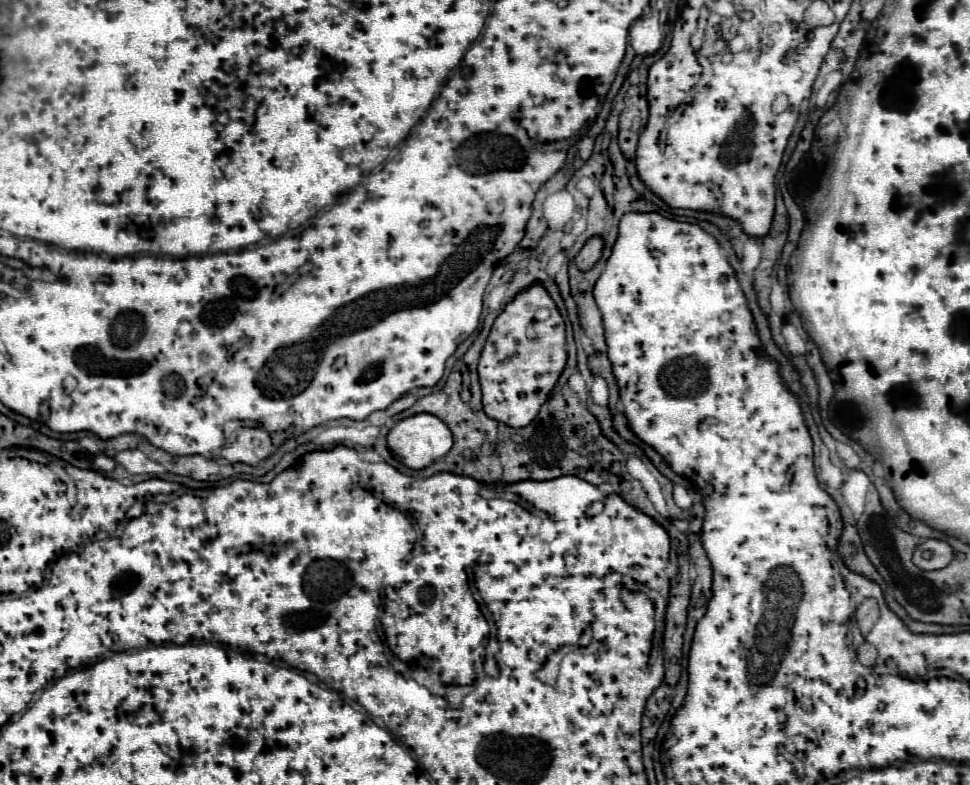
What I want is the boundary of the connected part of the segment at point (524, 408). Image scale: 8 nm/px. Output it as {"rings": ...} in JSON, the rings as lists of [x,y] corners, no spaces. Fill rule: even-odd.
{"rings":[[[541,282],[521,290],[495,318],[493,328],[479,360],[479,382],[483,390],[483,410],[489,418],[511,428],[529,426],[539,408],[549,398],[567,364],[565,322],[553,298]],[[543,312],[543,316],[541,316]],[[533,326],[537,340],[527,338],[527,328]]]}

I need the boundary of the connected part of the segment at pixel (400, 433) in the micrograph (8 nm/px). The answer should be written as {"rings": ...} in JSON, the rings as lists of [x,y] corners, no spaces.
{"rings":[[[415,414],[415,416],[399,420],[391,428],[391,432],[387,436],[387,446],[397,456],[403,458],[405,466],[409,466],[413,470],[421,470],[421,468],[429,466],[431,462],[439,460],[441,456],[445,456],[451,450],[451,446],[453,446],[453,434],[451,434],[449,426],[443,420],[439,420],[437,416],[433,416],[433,414]]]}

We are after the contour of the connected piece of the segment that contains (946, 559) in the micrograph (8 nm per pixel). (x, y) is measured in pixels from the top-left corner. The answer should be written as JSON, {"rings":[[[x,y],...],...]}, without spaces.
{"rings":[[[925,540],[915,548],[913,562],[921,570],[939,570],[945,568],[953,560],[953,548],[945,540]]]}

